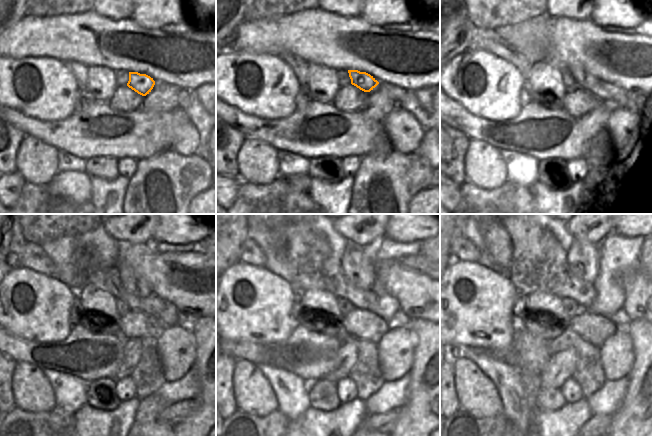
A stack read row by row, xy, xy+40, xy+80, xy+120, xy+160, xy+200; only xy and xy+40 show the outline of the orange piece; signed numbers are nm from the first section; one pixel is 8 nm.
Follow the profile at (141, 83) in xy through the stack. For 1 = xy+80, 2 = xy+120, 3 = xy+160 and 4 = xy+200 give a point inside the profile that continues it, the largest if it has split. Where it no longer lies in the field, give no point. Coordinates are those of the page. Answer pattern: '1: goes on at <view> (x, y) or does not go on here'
1: goes on at xy+80 (585, 80)
2: goes on at xy+120 (132, 281)
3: goes on at xy+160 (358, 269)
4: goes on at xy+200 (582, 257)

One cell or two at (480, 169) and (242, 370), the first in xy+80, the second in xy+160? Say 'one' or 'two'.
one

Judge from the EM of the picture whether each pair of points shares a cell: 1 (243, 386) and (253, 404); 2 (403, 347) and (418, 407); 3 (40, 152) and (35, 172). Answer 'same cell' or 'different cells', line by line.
1: same cell
2: different cells
3: same cell

